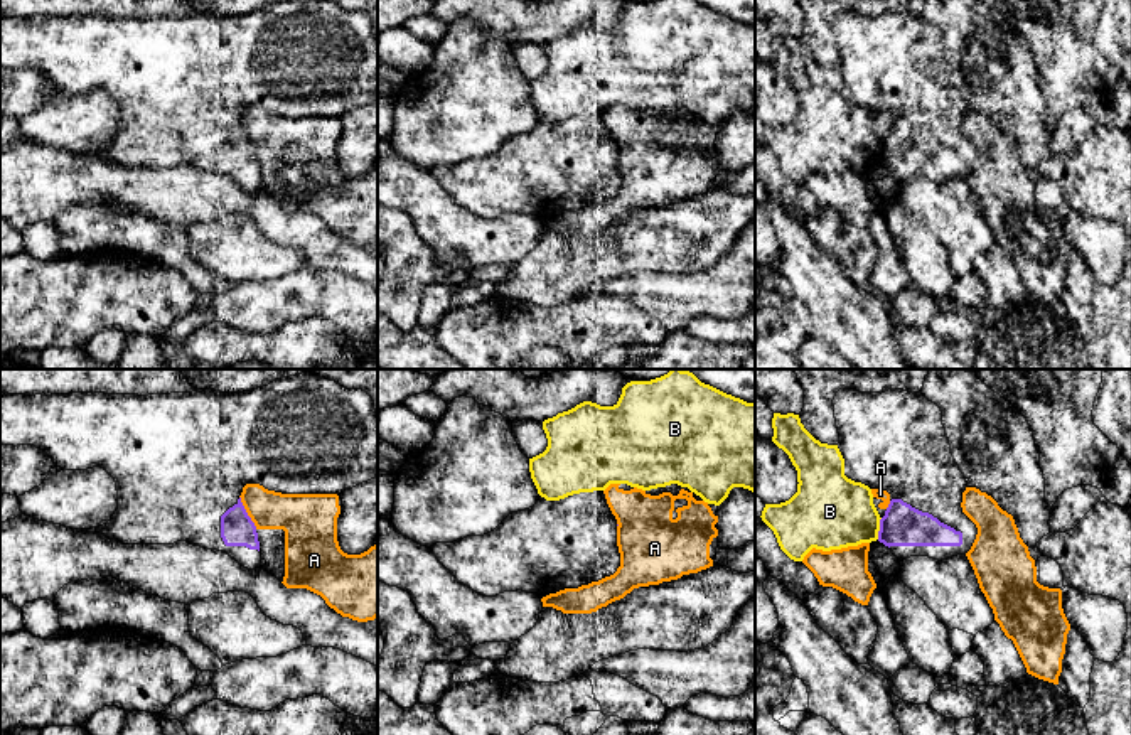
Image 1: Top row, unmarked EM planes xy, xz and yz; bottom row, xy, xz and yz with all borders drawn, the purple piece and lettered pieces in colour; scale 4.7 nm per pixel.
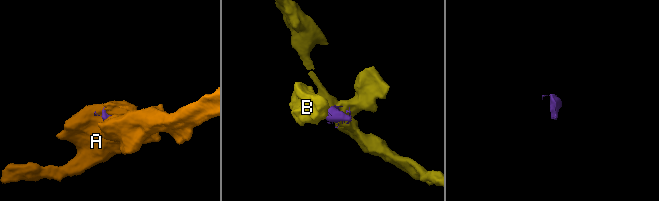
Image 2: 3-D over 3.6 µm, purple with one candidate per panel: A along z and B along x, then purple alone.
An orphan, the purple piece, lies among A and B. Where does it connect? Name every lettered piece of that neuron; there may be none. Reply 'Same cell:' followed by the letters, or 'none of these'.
Same cell: none of these

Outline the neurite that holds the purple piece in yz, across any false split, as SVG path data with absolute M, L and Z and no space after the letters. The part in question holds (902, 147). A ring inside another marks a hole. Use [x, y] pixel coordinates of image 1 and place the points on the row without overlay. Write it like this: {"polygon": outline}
{"polygon": "M839 12L833 29L844 98L890 116L890 126L880 142L878 164L900 184L910 179L941 184L966 177L978 150L961 130L968 105L951 76L941 30L922 15L903 12L885 15Z"}

